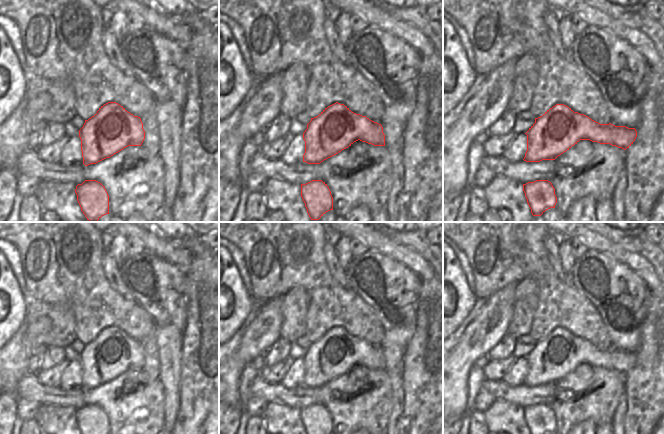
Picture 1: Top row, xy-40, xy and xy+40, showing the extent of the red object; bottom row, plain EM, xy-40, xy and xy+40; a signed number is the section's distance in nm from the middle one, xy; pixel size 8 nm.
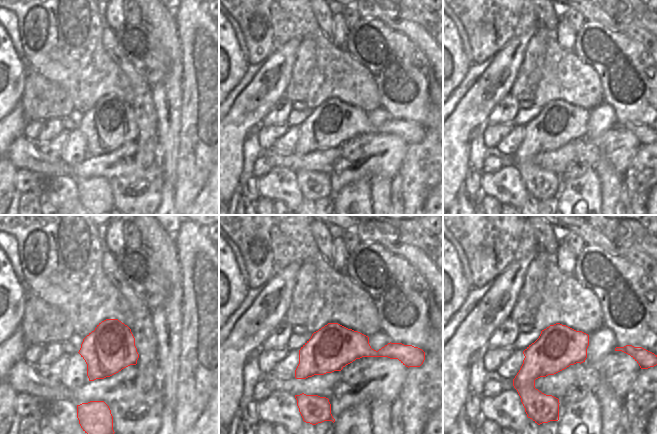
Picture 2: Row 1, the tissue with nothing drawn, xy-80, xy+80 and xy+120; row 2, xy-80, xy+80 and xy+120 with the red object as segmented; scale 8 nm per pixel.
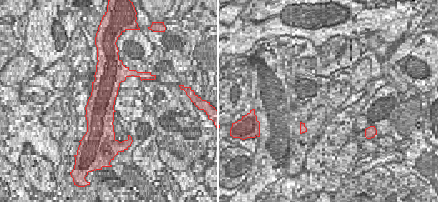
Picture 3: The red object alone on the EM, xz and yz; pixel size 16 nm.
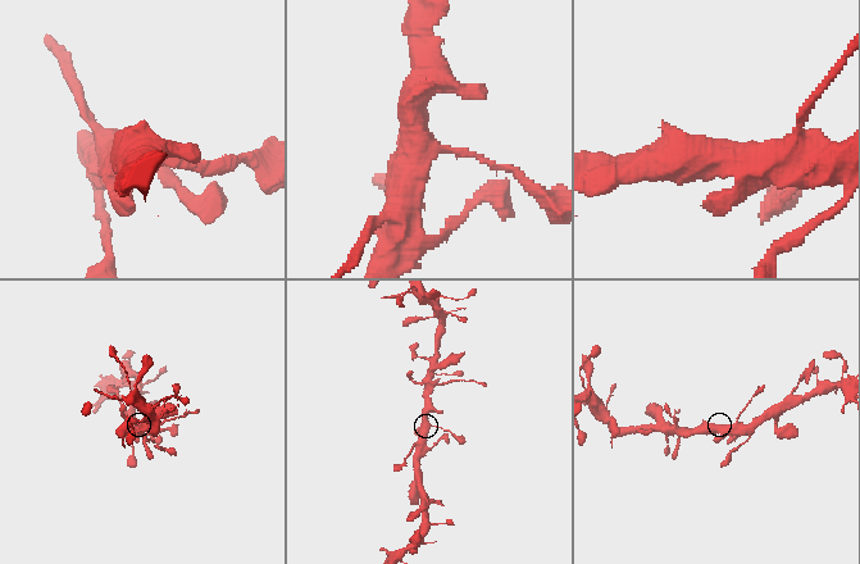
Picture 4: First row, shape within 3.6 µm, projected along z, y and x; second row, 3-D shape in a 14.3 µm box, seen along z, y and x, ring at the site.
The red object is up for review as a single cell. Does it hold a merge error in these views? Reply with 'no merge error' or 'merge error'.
no merge error

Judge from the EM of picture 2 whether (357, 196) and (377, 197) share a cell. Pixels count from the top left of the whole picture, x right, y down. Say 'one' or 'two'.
two

